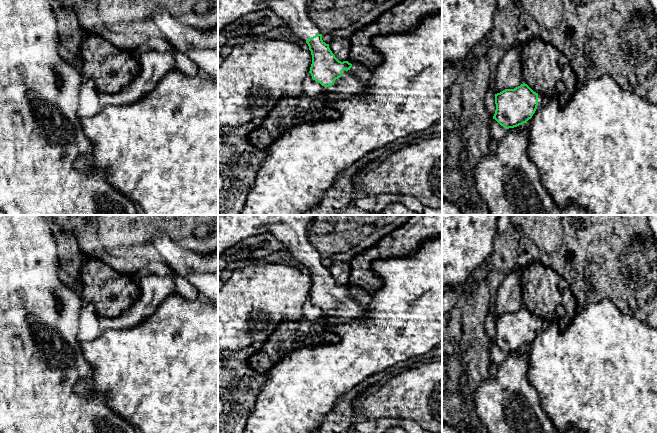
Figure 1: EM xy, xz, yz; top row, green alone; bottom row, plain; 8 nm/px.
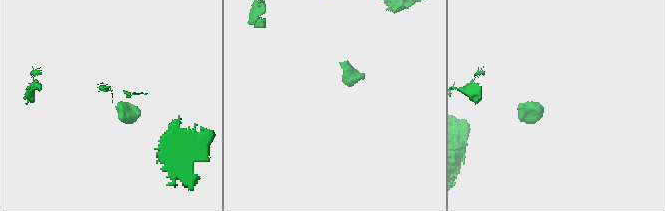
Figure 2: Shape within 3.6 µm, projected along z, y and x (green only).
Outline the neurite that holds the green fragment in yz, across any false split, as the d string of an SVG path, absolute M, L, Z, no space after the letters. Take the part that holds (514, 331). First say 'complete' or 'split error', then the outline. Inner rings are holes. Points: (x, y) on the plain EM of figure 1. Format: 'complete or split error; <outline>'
split error; M525 307L514 313L505 313L495 318L496 334L493 343L506 353L517 351L527 347L538 328L544 325L544 320L534 316Z

